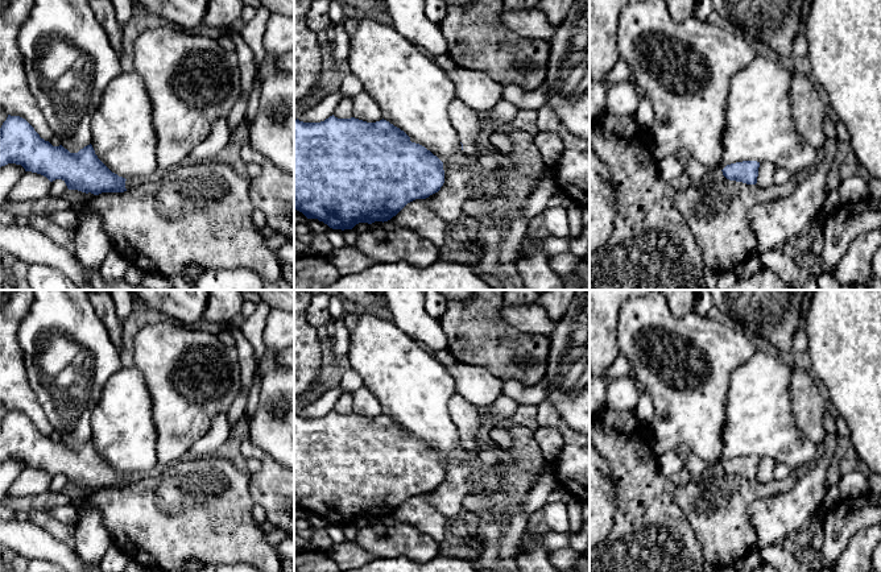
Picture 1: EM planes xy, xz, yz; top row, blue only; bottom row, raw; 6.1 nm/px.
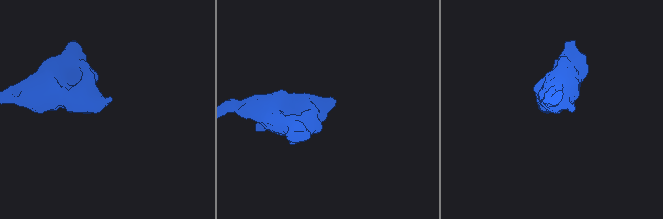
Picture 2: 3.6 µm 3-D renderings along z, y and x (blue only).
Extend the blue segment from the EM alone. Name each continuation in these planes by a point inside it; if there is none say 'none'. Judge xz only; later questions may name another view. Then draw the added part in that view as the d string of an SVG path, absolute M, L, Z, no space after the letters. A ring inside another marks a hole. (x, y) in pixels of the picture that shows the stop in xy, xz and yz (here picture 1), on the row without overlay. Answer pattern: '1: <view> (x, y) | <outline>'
1: xz (464, 415) | M455 393L448 402L450 416L463 439L463 445L471 452L493 451L499 456L499 464L510 464L514 457L509 448L502 448L497 443L481 445L477 442L480 428L484 426L484 418L477 413L477 407Z

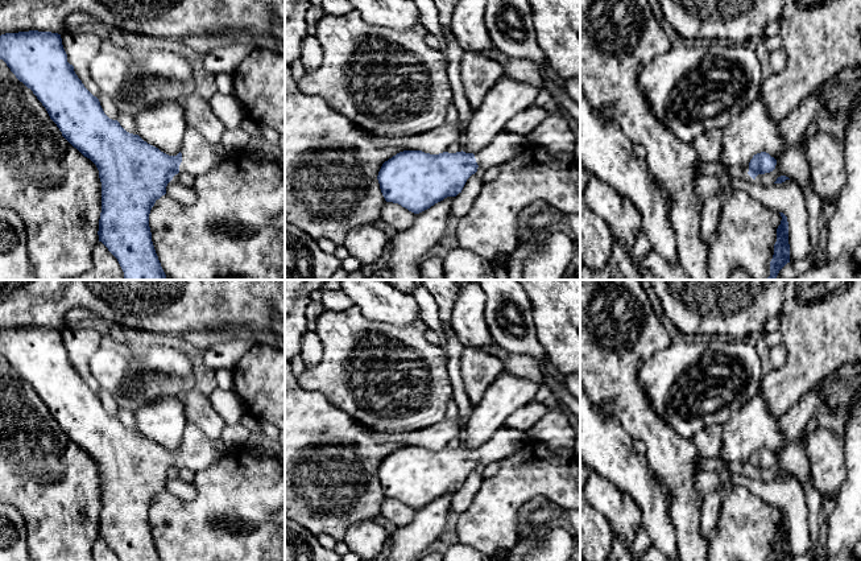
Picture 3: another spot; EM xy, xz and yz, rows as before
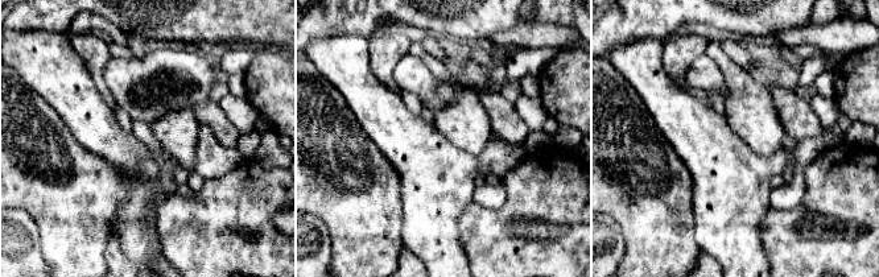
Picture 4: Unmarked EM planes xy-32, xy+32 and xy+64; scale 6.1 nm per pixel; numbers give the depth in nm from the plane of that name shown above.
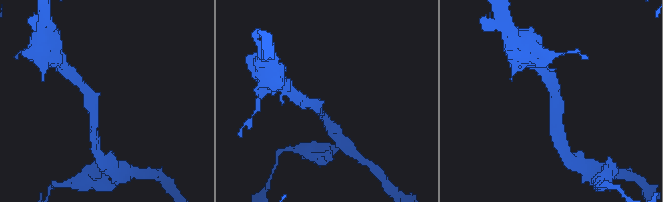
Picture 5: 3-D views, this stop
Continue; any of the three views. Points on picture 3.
1: xy (199, 452) | M189 424L181 445L181 467L200 471L219 462L227 453L225 445L220 440L208 438L198 426Z

